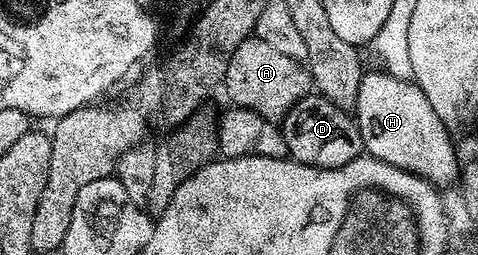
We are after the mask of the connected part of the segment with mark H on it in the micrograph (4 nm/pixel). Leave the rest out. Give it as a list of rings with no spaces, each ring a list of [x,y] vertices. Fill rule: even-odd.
[[[383,71],[365,72],[361,86],[358,87],[354,120],[360,128],[367,156],[377,157],[379,161],[415,173],[437,187],[445,187],[451,181],[453,184],[459,178],[462,165],[456,162],[456,149],[452,146],[453,134],[438,119],[438,115],[434,115],[430,99],[426,99],[415,81],[391,77]]]

